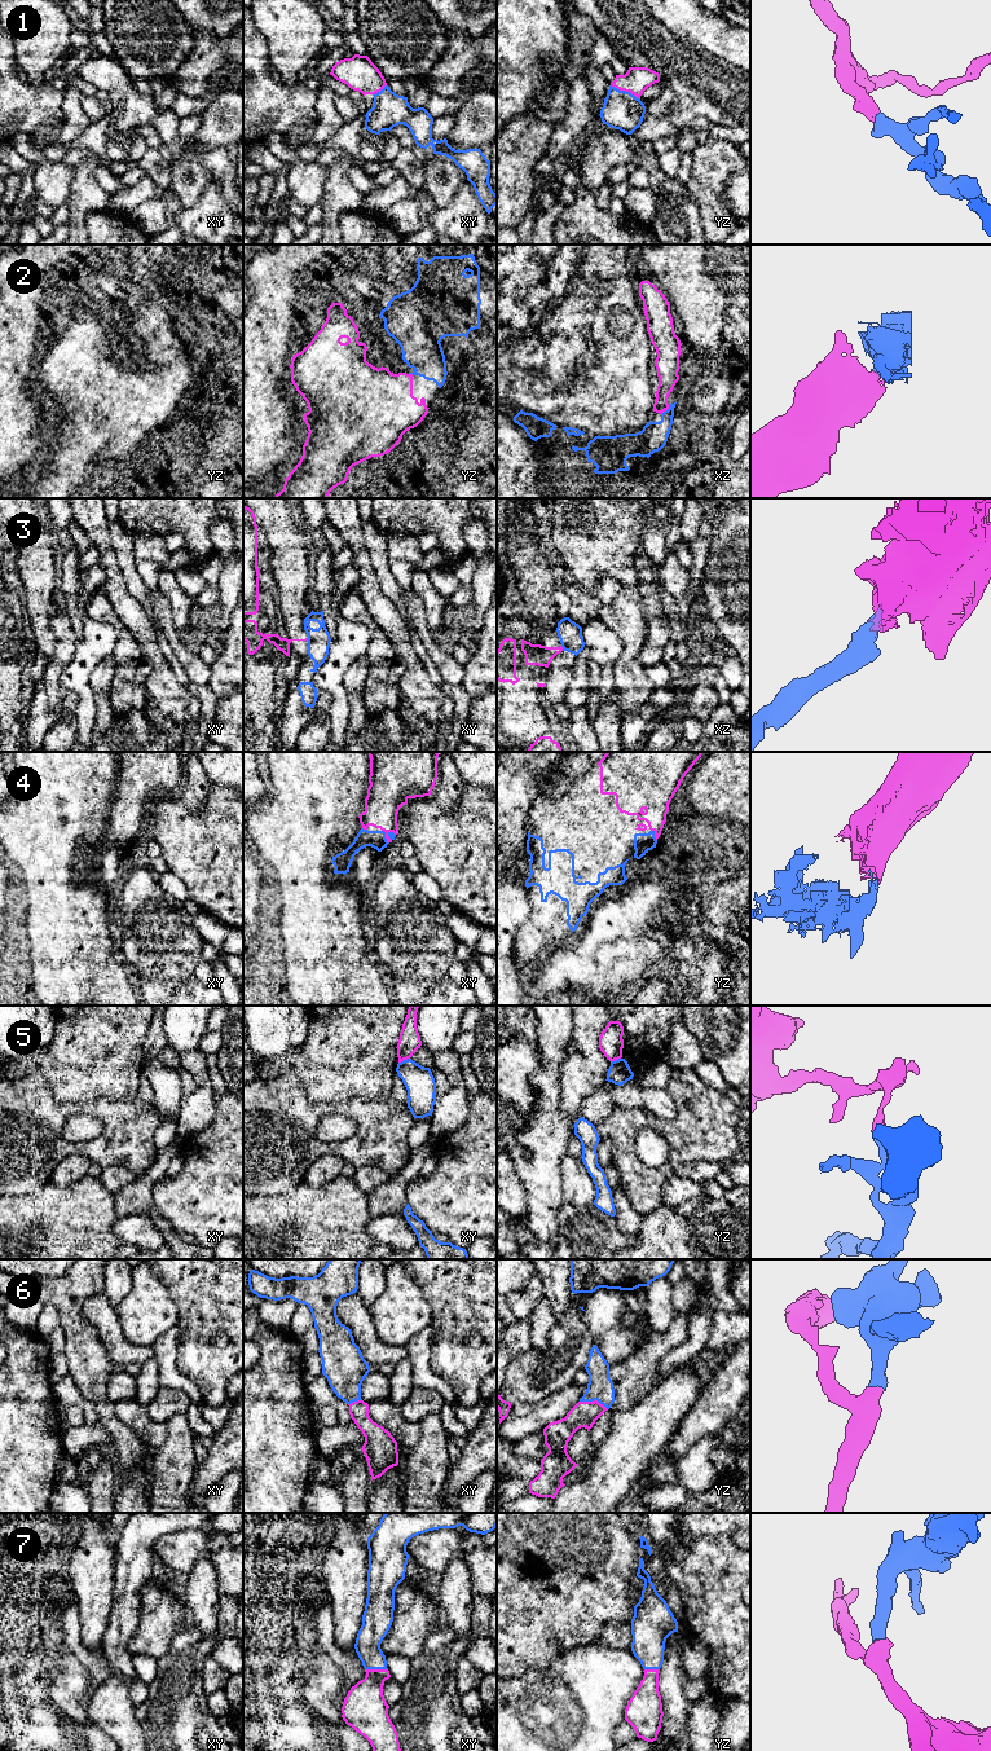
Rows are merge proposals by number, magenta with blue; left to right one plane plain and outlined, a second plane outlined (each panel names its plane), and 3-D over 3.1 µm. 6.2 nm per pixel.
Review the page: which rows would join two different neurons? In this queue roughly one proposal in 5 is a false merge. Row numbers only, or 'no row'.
3, 5

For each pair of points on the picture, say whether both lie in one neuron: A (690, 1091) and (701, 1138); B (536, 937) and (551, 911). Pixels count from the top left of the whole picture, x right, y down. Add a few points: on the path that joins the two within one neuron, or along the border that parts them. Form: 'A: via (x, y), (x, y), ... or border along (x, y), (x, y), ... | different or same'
A: via (696, 1103), (701, 1111), (701, 1126) | same
B: via (542, 931), (551, 918) | same

